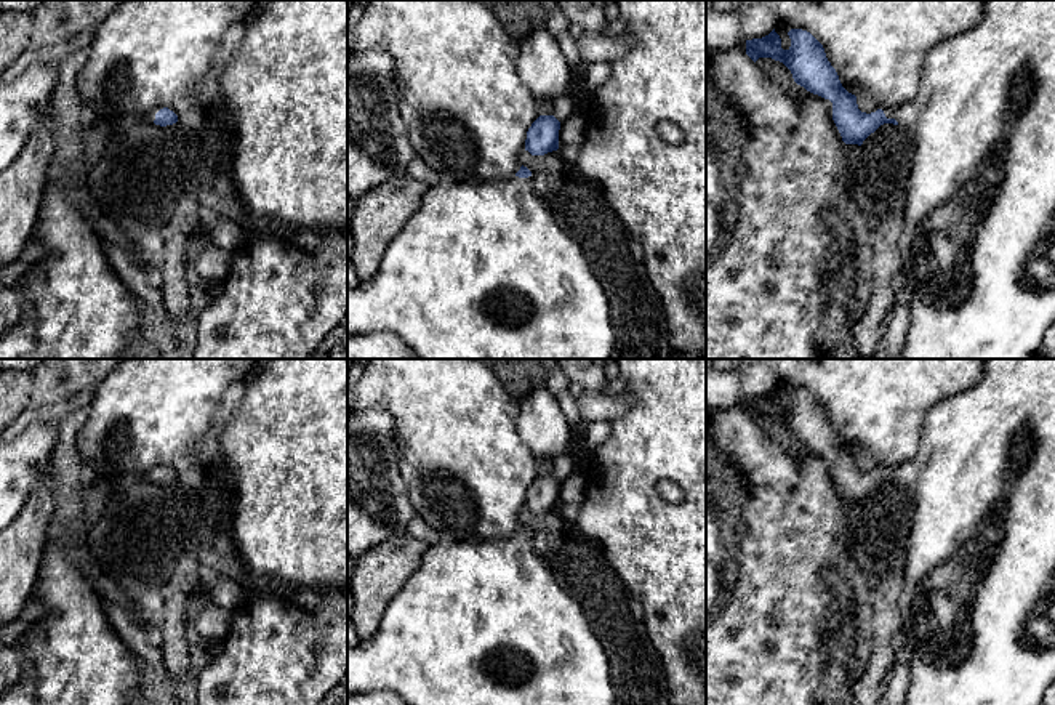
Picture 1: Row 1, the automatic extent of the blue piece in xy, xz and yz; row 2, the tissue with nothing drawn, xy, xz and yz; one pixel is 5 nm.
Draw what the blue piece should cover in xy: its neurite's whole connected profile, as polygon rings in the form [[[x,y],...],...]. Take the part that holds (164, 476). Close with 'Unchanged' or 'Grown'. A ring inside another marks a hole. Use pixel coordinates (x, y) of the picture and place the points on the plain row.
[[[157,466],[157,468],[152,468],[150,471],[141,473],[138,476],[138,479],[144,479],[144,481],[149,481],[149,482],[166,485],[166,484],[176,482],[178,474],[170,466]]]. Grown

